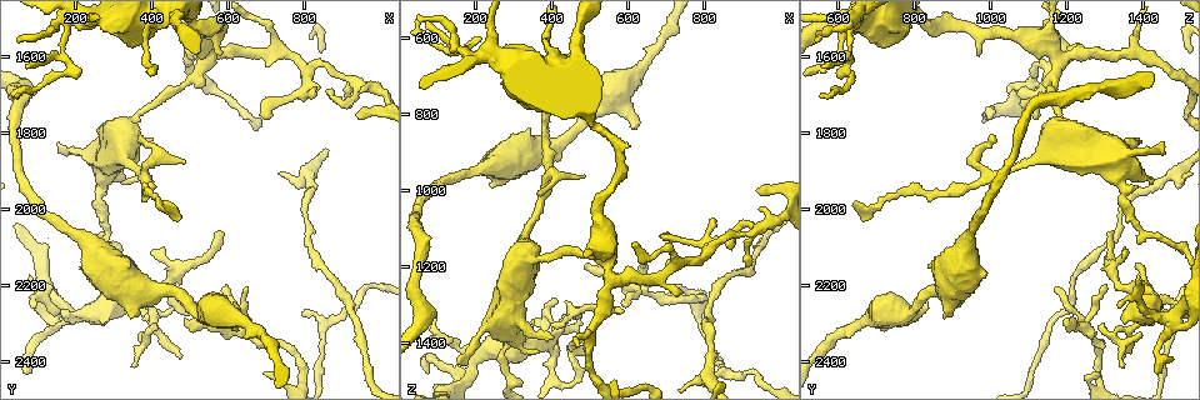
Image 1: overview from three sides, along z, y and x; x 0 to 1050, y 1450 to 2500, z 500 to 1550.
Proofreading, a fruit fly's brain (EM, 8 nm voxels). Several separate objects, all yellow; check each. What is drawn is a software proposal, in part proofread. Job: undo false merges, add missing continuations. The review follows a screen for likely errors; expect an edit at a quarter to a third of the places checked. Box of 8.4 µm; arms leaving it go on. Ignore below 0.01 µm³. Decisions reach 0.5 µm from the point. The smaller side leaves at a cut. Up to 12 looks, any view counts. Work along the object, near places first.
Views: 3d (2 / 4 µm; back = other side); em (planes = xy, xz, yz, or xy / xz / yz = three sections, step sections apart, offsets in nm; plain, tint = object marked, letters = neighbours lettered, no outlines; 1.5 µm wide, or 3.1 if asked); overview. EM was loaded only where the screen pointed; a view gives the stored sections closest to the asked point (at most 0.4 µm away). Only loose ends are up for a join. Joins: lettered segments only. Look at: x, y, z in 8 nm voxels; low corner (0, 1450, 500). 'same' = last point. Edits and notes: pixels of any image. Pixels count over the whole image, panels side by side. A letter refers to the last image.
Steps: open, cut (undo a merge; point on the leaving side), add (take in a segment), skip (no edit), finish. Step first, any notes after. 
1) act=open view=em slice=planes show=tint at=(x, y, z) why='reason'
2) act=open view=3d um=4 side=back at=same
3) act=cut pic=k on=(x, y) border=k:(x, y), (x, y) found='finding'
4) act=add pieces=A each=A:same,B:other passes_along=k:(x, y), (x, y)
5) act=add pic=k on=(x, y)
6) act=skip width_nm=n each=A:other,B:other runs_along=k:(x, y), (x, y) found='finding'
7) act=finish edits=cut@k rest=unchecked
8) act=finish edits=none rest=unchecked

act=open view=em slice=yz step=4 show=letters at=(80, 2175, 1395) why='an open end'

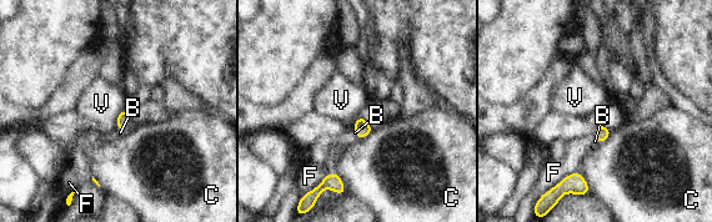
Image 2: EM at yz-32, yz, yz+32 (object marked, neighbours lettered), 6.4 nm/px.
act=open view=em slice=planes show=letters at=same

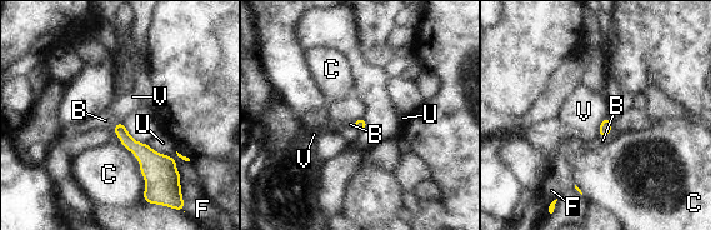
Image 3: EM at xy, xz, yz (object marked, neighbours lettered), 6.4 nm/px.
act=add pieces=B each=B:same,C:other,F:other,U:other,V:other passes_along=3:(144, 153), (114, 131), (105, 120) found='the cell continues'

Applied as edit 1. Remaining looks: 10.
act=open view=3d um=2 at=(80, 2420, 1435) why='thin end'

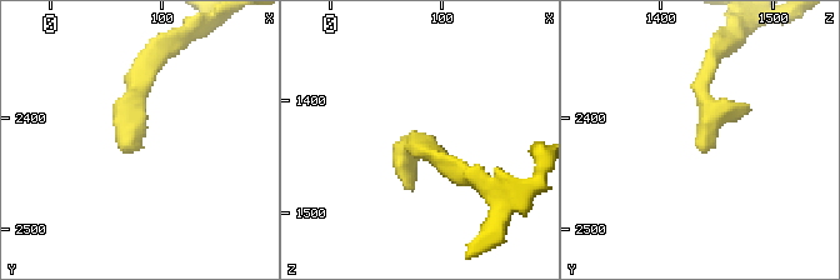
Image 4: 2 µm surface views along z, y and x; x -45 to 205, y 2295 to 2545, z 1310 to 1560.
act=open view=em slice=xy step=8 show=letters at=(76, 2426, 1432) why='now the EM'

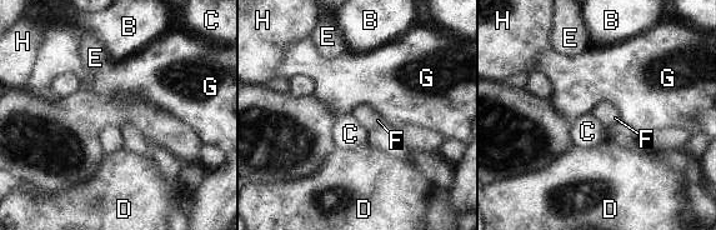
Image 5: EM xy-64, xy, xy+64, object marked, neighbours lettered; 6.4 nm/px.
act=open view=em slice=planes show=letters at=same why='another direction'

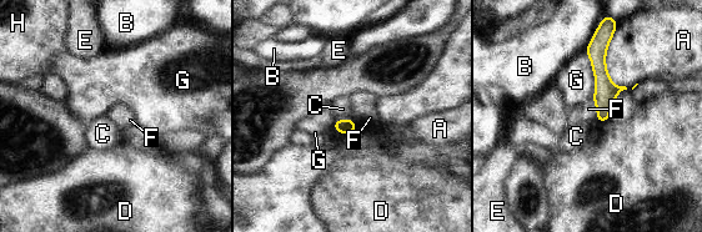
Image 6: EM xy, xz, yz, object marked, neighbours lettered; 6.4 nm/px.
act=skip each=A:other,B:other,C:other,D:other,E:other,F:other,G:other,H:other runs_along=6:(593, 43), (602, 79), (602, 117) found='no lettered segment goes on from it'

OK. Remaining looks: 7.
act=open view=em slice=xy step=8 show=plain at=(370, 1815, 1015) why='thin end'

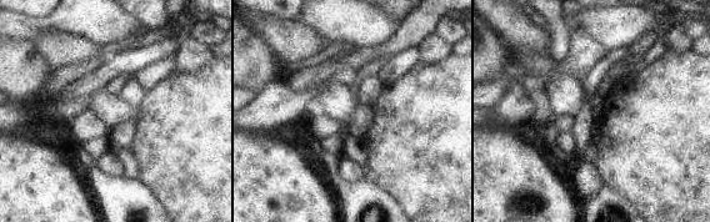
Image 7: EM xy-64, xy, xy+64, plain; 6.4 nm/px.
act=open view=em slice=xy step=8 show=tint at=same

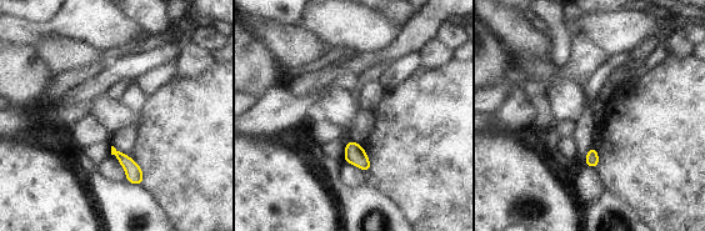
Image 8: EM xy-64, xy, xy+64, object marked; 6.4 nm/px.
act=open view=em slice=xy step=8 show=letters at=same why='what lies round it'

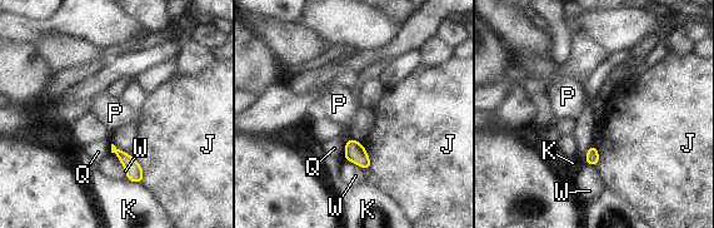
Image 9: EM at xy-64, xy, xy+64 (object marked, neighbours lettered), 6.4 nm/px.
act=skip longest_contact=W:200nm each=J:other,K:other,P:other,Q:other,W:other found='no lettered segment goes on from it'

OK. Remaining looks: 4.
act=open view=3d um=4 at=(160, 1565, 625) why='two arms in line, one across'

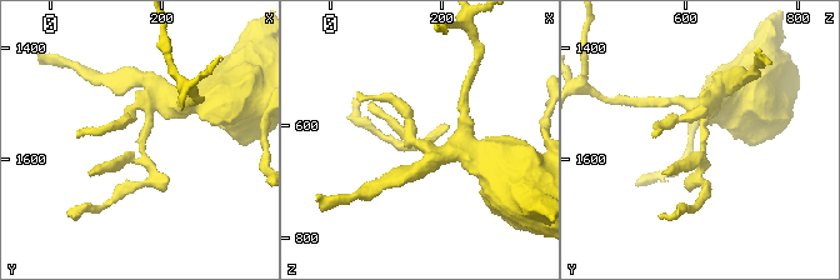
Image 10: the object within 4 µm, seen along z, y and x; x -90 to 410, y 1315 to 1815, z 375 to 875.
act=open view=em slice=planes show=plain at=(160, 1570, 630) why='need the tissue'

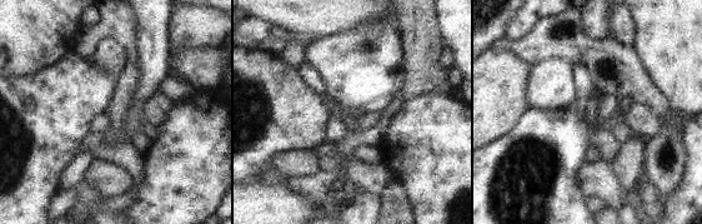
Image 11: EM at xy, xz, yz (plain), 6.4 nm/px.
act=open view=em slice=planes show=letters at=same

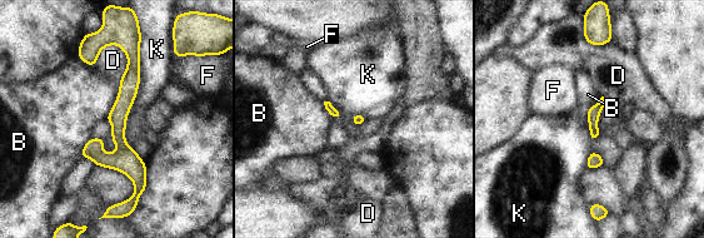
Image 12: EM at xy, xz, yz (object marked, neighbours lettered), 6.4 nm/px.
act=skip each=B:other,D:other,F:other,K:other border=12:(585, 112), (588, 124) found='continuous, no second cell'

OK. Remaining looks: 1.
act=finish edits=add@3 rest=unchecked

